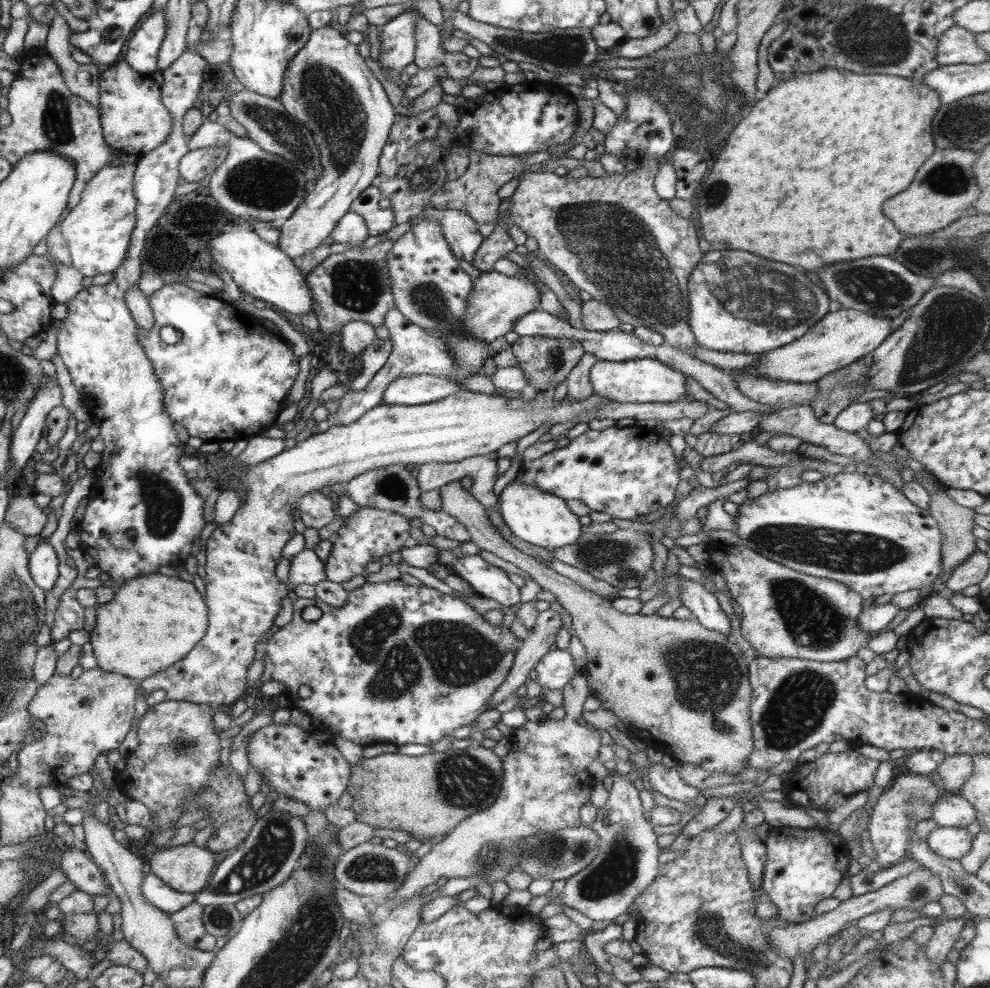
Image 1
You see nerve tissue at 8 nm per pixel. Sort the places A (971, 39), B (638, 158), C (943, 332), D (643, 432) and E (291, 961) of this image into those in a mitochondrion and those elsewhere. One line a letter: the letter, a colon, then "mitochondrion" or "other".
A: other
B: other
C: mitochondrion
D: other
E: mitochondrion

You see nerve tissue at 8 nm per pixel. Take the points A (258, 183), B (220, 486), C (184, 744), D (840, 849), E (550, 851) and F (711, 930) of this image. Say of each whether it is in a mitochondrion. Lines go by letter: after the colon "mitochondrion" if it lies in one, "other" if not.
A: mitochondrion
B: other
C: mitochondrion
D: other
E: mitochondrion
F: mitochondrion

